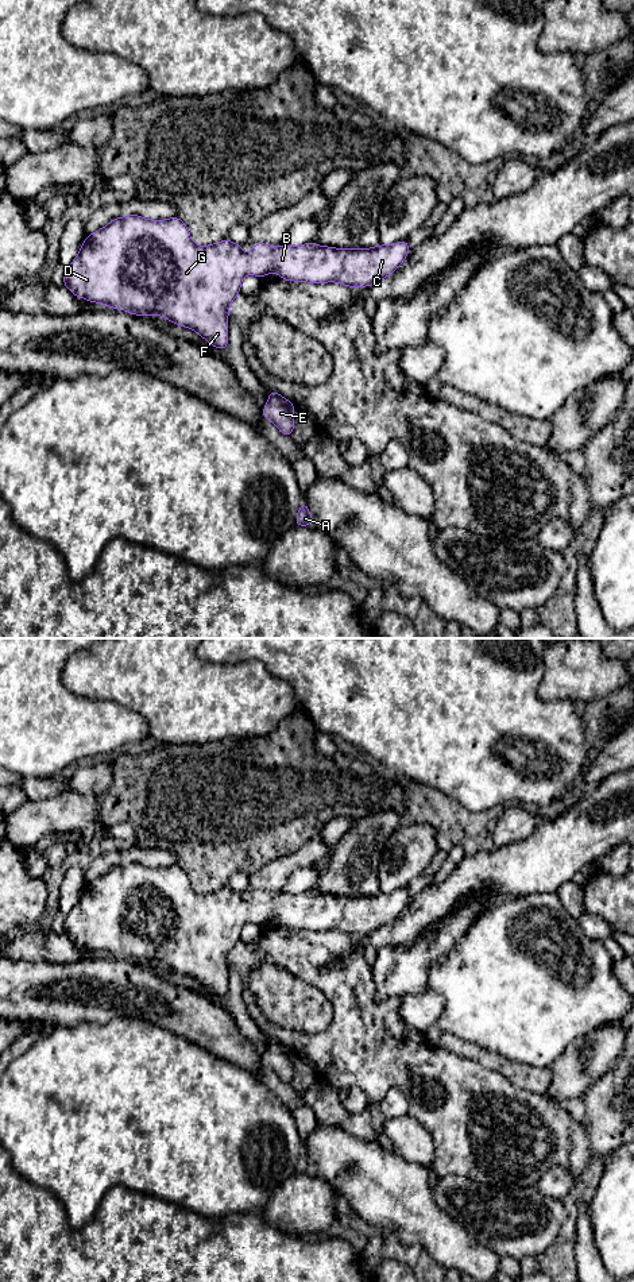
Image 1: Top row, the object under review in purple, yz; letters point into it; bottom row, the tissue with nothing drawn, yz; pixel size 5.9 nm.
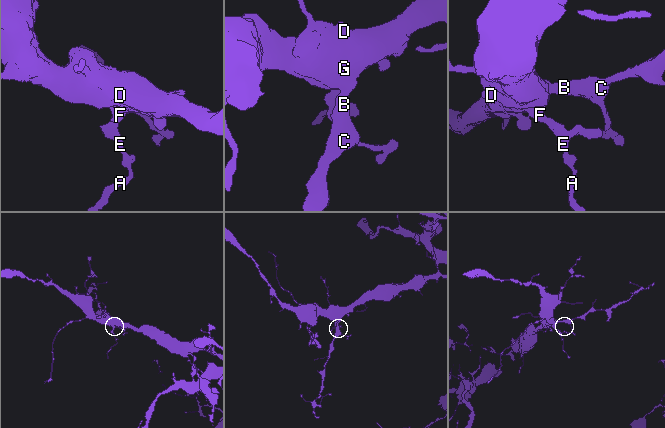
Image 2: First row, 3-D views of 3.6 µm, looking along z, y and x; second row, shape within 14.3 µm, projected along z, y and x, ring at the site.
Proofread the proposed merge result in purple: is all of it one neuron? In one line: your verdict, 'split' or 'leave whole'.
leave whole

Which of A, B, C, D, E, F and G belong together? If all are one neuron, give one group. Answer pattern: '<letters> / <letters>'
A B C D E F G

